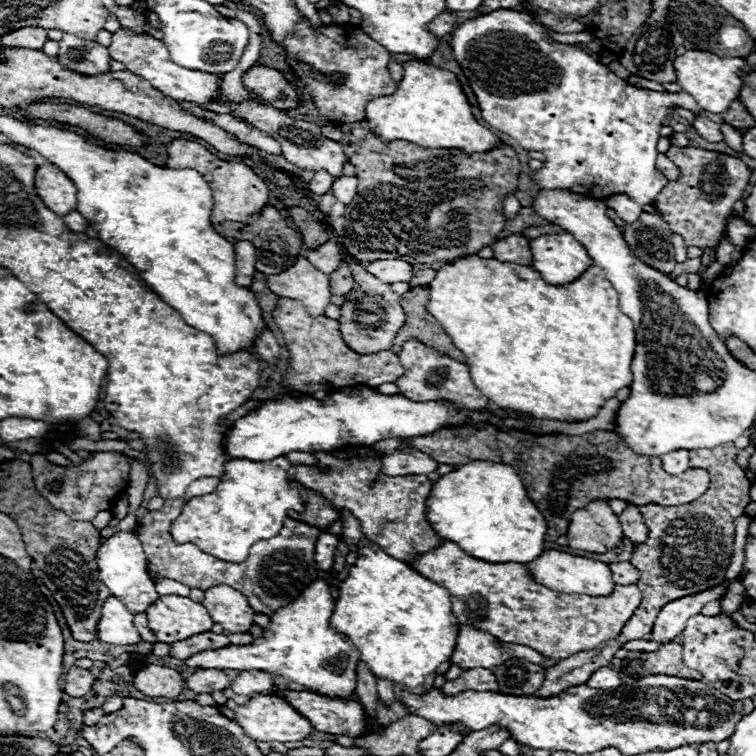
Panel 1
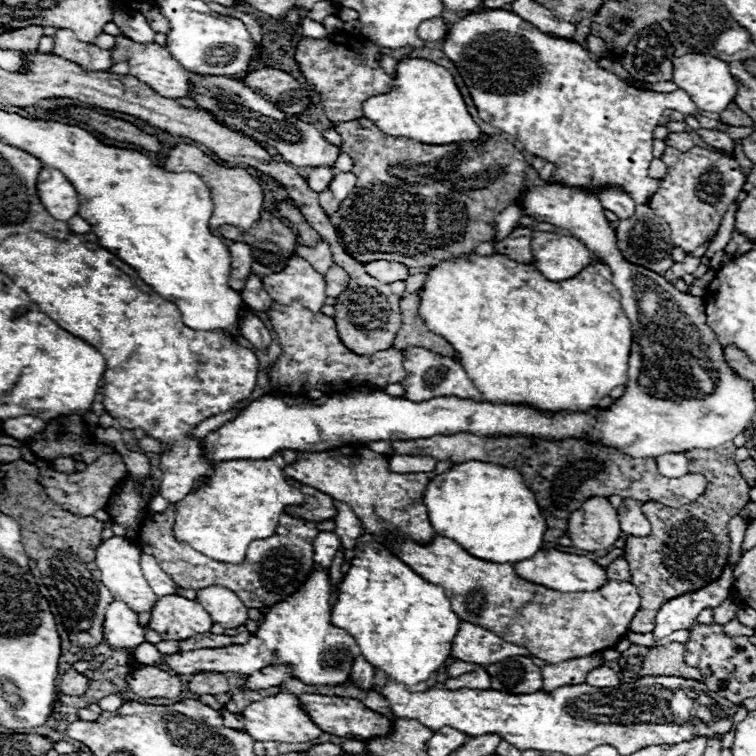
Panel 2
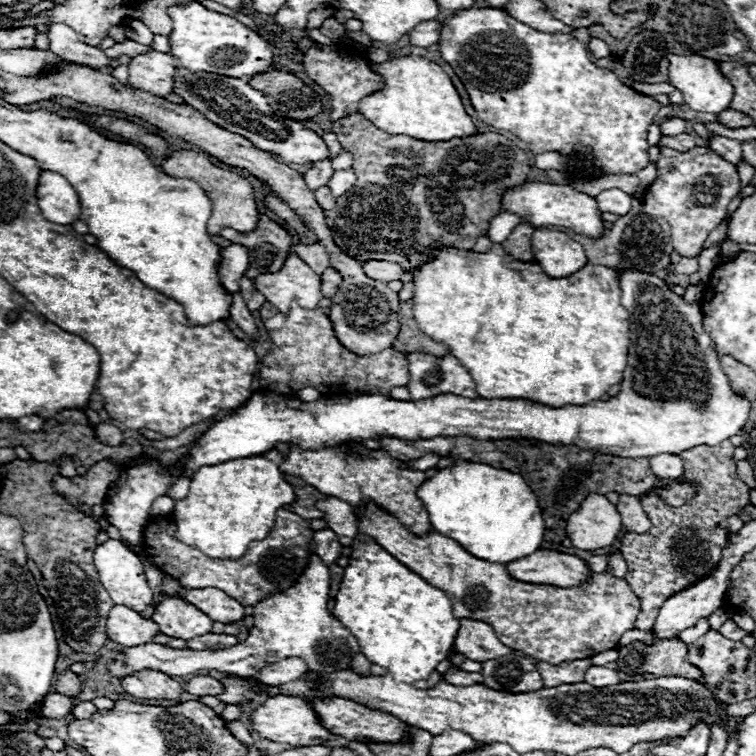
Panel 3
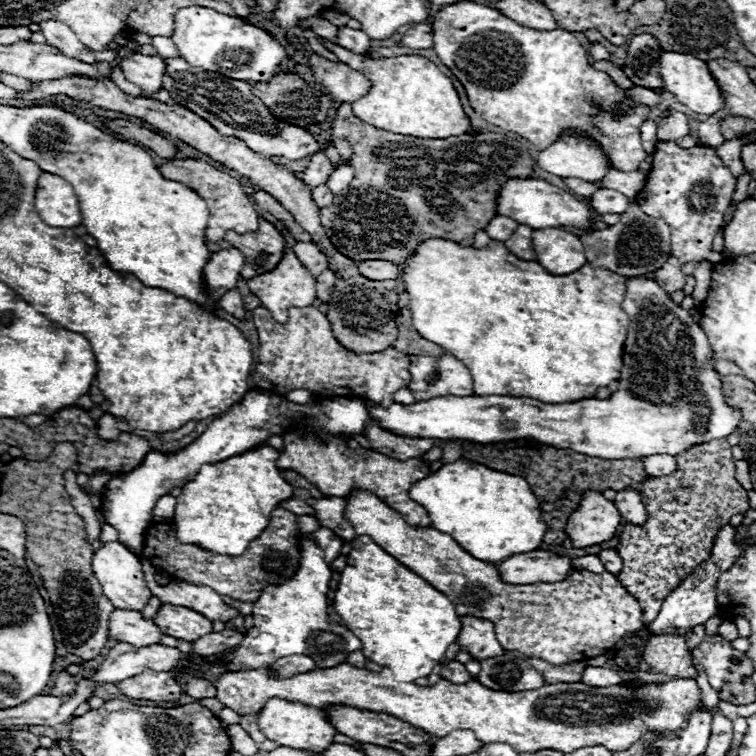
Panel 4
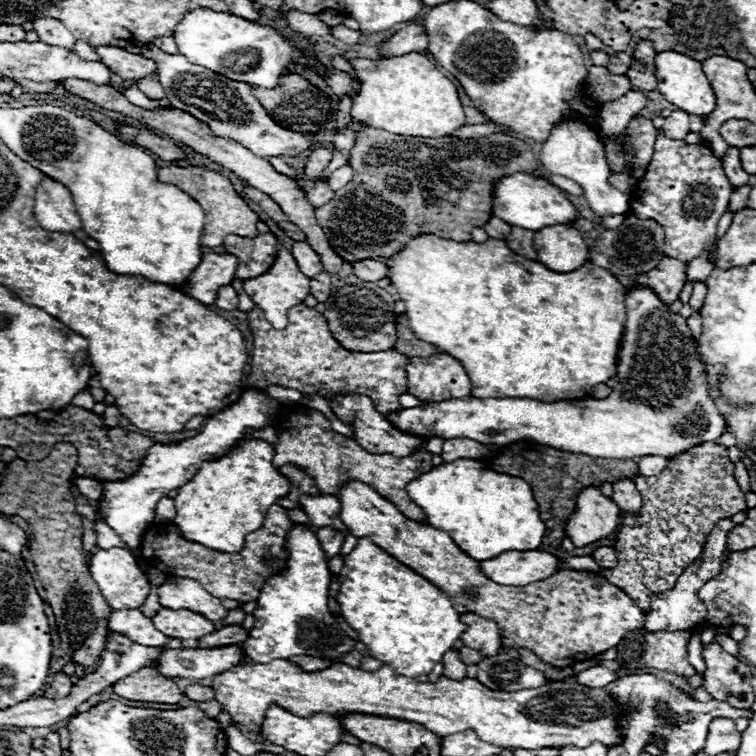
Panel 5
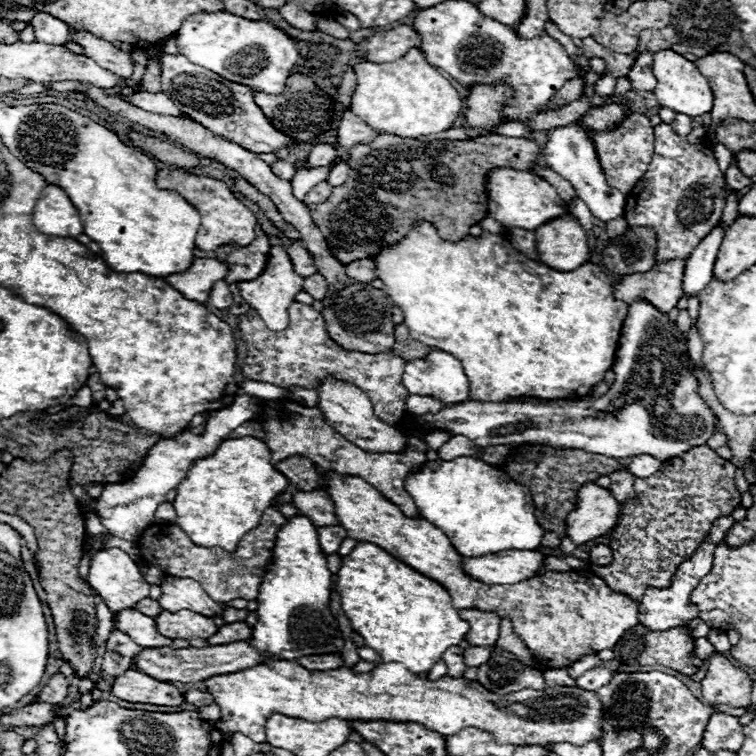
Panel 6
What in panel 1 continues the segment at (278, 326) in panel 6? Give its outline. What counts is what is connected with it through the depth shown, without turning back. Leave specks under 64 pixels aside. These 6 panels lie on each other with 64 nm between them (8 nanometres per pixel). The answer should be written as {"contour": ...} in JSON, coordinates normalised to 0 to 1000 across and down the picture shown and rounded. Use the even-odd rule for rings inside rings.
{"contour":[[[394,341],[394,347],[373,362],[354,365],[352,373],[365,392],[397,397],[410,418],[426,418],[439,394],[437,365],[423,360],[405,341]]]}

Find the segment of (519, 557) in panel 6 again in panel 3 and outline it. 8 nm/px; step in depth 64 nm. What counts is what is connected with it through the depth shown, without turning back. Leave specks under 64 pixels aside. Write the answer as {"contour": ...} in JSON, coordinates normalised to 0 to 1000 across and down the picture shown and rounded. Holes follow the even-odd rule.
{"contour":[[[709,728],[706,733],[680,741],[669,749],[680,767],[728,772],[738,778],[770,775],[786,759],[775,741],[735,728]]]}

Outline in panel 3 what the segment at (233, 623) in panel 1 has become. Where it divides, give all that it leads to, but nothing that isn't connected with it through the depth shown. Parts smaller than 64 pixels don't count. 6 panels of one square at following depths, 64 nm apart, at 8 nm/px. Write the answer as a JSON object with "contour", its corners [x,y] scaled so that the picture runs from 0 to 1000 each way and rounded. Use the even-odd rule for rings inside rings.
{"contour":[[[288,778],[249,780],[243,794],[257,799],[259,804],[265,804],[283,823],[304,825],[304,823],[315,823],[315,820],[323,817],[323,802],[315,794],[304,791],[299,783],[288,780]]]}

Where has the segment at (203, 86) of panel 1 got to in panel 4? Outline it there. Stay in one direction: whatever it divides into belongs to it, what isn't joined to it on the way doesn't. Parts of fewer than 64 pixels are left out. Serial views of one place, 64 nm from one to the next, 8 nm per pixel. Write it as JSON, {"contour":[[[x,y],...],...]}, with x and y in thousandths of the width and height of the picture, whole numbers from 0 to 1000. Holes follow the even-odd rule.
{"contour":[[[175,71],[159,82],[164,101],[169,108],[180,111],[188,122],[209,122],[214,119],[214,103],[220,95],[220,79],[214,74],[190,74]]]}

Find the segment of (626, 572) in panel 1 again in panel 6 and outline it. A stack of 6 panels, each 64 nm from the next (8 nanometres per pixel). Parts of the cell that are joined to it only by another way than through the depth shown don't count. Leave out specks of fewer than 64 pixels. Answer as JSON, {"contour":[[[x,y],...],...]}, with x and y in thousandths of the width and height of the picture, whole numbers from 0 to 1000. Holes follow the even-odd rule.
{"contour":[[[791,720],[791,722],[786,722],[786,725],[780,728],[780,743],[783,743],[783,746],[804,749],[810,741],[812,741],[812,738],[810,738],[810,728],[807,728],[804,722],[799,722],[799,720]]]}

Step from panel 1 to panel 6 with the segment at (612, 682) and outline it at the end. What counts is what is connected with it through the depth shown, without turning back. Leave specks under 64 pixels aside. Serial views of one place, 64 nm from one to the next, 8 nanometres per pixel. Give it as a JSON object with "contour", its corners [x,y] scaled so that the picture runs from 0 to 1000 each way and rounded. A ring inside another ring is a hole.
{"contour":[[[791,881],[791,884],[783,884],[783,886],[772,889],[767,897],[762,897],[762,907],[775,910],[775,913],[786,913],[786,915],[788,915],[794,907],[804,905],[807,897],[810,897],[810,889],[807,889],[804,884]]]}

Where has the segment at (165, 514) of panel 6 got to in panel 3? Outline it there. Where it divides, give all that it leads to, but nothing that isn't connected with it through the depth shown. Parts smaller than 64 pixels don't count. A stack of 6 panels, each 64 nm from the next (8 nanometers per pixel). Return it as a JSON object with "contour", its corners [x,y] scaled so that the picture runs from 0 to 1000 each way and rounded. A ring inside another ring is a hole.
{"contour":[[[214,656],[209,661],[204,661],[204,669],[201,669],[201,677],[206,683],[217,683],[217,680],[225,680],[230,675],[230,661],[225,661],[222,656]]]}

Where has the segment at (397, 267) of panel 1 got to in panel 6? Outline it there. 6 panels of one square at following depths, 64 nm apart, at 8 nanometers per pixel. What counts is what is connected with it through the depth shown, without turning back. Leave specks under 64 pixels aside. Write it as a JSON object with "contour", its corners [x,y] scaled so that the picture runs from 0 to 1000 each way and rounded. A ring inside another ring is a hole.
{"contour":[[[484,341],[484,344],[468,344],[458,349],[458,362],[468,368],[471,373],[492,373],[497,370],[497,349]]]}

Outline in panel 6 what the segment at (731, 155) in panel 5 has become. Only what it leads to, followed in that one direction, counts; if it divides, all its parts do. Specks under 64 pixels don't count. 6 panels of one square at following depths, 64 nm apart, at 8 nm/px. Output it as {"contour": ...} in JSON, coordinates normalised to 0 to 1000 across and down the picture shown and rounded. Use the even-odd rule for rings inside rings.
{"contour":[[[968,209],[963,225],[960,225],[960,243],[966,251],[981,251],[987,246],[992,246],[992,235],[987,235],[979,225],[976,225],[976,217],[974,217],[974,209]]]}

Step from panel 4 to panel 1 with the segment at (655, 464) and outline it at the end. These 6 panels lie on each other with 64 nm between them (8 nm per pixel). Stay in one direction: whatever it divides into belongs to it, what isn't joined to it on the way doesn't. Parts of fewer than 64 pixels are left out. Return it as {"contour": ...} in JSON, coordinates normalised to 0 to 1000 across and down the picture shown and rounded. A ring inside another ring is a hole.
{"contour":[[[889,595],[876,603],[876,616],[884,627],[899,627],[913,619],[913,598],[910,595]]]}

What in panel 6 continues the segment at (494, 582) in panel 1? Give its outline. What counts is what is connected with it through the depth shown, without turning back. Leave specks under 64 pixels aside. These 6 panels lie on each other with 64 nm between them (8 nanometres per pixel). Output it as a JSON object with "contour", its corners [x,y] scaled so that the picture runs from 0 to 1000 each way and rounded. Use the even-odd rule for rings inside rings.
{"contour":[[[442,627],[434,638],[431,651],[437,653],[437,659],[444,669],[444,685],[450,690],[450,696],[460,704],[463,712],[468,712],[474,717],[492,717],[492,720],[508,725],[511,730],[516,730],[521,738],[540,746],[542,751],[553,754],[556,759],[577,767],[582,775],[587,775],[593,780],[593,786],[598,788],[598,802],[603,807],[632,804],[640,810],[656,810],[661,817],[667,817],[667,815],[675,817],[677,833],[683,836],[683,841],[701,857],[704,868],[722,884],[751,884],[757,876],[767,873],[770,868],[788,865],[802,857],[812,857],[828,833],[847,825],[844,799],[833,788],[804,778],[802,770],[796,765],[786,762],[783,757],[770,757],[765,762],[767,778],[762,778],[762,757],[725,757],[720,762],[712,762],[712,765],[704,765],[704,767],[696,767],[688,772],[656,772],[656,775],[640,772],[640,770],[622,765],[614,757],[611,735],[601,728],[593,709],[582,698],[571,696],[561,685],[537,685],[524,667],[511,661],[484,635],[479,635],[474,630]]]}

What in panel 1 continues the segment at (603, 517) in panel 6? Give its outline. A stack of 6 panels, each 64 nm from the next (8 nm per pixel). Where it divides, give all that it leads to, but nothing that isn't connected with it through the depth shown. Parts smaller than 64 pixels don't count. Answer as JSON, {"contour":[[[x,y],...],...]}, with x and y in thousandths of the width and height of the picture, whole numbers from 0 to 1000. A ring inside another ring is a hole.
{"contour":[[[780,664],[775,672],[759,677],[749,709],[754,725],[799,733],[815,725],[825,706],[804,664]]]}

